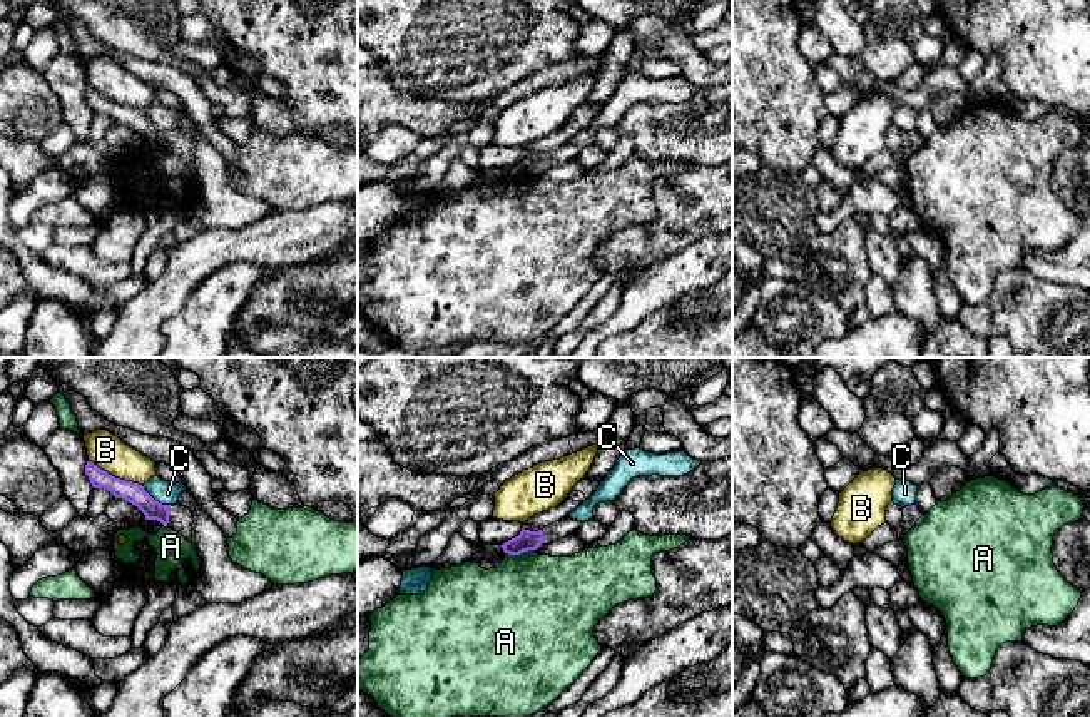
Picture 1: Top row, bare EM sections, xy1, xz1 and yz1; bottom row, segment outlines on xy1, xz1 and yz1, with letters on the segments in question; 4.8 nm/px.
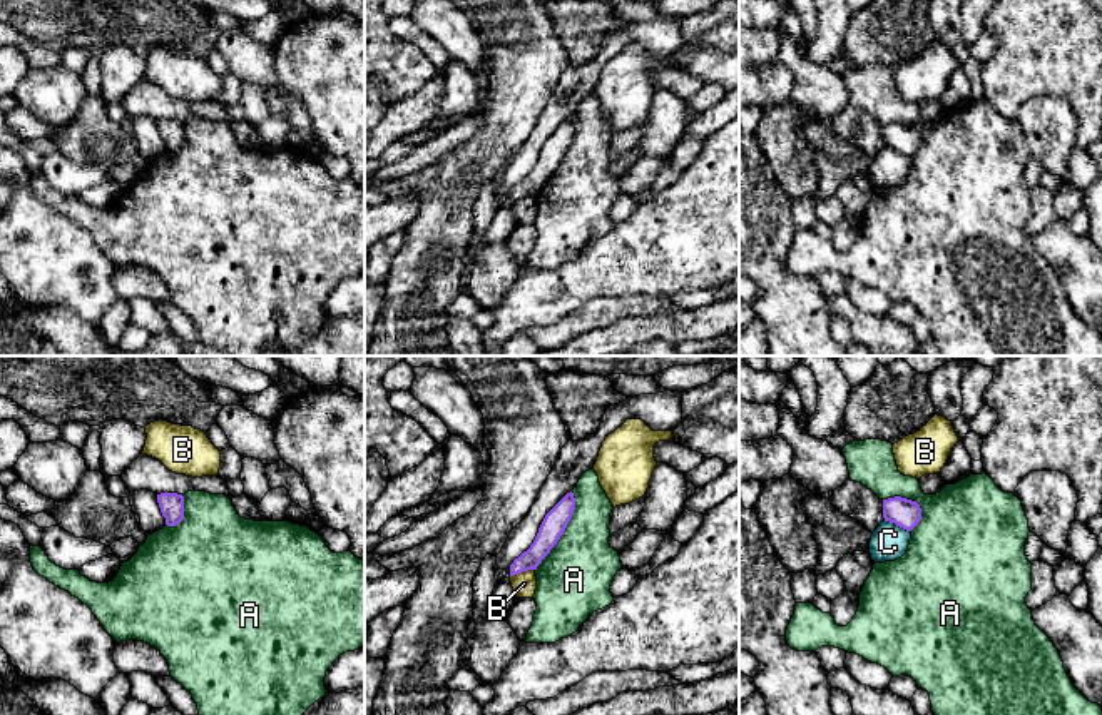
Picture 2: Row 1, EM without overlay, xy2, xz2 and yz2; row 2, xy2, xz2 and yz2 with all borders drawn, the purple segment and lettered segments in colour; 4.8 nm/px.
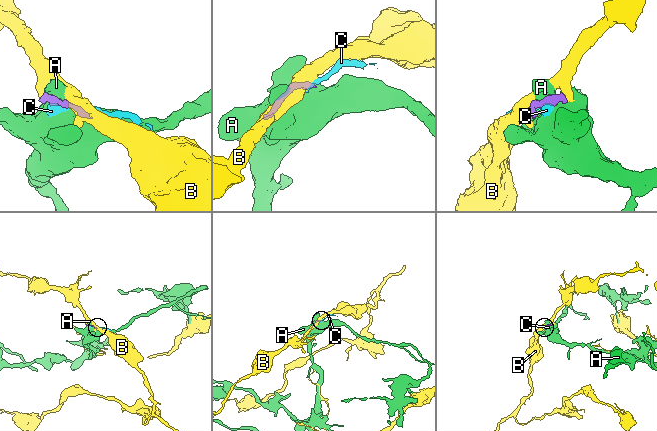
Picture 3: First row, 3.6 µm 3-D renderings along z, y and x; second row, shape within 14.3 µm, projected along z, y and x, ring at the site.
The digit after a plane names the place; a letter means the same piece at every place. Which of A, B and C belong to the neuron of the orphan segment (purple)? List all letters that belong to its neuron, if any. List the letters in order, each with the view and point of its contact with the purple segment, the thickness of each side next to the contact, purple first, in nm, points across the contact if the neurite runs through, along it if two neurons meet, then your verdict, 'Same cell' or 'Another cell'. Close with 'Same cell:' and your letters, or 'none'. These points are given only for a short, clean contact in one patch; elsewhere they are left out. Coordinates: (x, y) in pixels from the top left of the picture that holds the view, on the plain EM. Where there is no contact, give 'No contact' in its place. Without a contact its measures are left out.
A: Touches purple at xz2 (564, 156). Thickness 120 nm (purple) against 360 nm. Another cell
B: Touches purple at xy1 (114, 102). Thickness 100 nm (purple) against 170 nm. Another cell
C: Touches purple at xy1 (154, 126). Thickness 100 nm (purple) against 110 nm. Another cell
Same cell: none

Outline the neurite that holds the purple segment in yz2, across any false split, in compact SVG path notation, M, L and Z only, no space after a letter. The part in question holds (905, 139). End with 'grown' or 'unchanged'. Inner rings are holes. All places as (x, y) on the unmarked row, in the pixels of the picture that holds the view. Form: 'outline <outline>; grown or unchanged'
outline M901 122L888 124L883 125L883 144L911 157L921 145L921 134L916 127Z; unchanged

